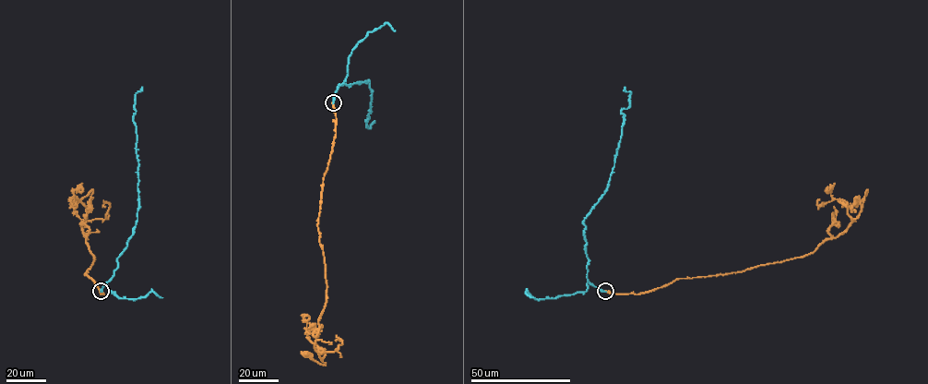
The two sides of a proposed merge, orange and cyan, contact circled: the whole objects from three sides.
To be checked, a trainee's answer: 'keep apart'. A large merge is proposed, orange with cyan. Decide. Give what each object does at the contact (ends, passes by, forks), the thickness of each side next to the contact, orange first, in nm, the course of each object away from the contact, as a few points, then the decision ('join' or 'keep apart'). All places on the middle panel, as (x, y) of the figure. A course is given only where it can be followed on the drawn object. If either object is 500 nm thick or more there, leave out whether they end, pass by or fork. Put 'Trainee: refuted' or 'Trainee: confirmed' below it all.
orange ends there; cyan ends there; 300 nm thick on the orange side, 280 nm on the other; orange runs (333, 103), (336, 138), (317, 227), (327, 300), (315, 349), (326, 364), (307, 354); cyan runs (333, 102), (337, 88), (342, 84), (368, 80), (371, 111), (366, 126), (374, 122); keep apart
Trainee: confirmed

